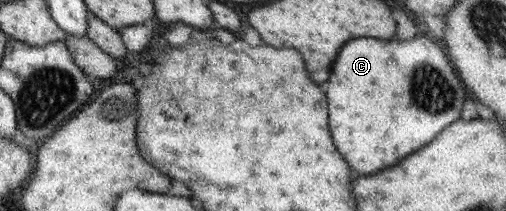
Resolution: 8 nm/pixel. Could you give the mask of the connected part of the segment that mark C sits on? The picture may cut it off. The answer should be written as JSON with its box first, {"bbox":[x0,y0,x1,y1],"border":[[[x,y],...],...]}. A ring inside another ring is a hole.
{"bbox":[326,37,466,175],"border":[[[368,37],[352,39],[352,41],[348,41],[342,47],[342,53],[338,53],[338,59],[336,59],[336,65],[332,67],[332,73],[334,73],[334,77],[328,79],[328,87],[326,87],[328,111],[330,111],[330,133],[332,133],[334,145],[344,155],[344,159],[350,163],[350,167],[356,169],[356,171],[360,171],[360,173],[364,173],[364,175],[372,175],[372,173],[378,173],[382,169],[388,169],[388,167],[396,165],[402,157],[406,157],[406,155],[418,151],[420,147],[428,145],[444,127],[448,127],[456,119],[460,119],[462,103],[466,99],[466,87],[460,81],[460,77],[454,73],[454,67],[448,61],[446,53],[442,51],[442,47],[436,41],[432,41],[428,37],[416,37],[412,41],[382,41],[382,39],[368,39]]]}

